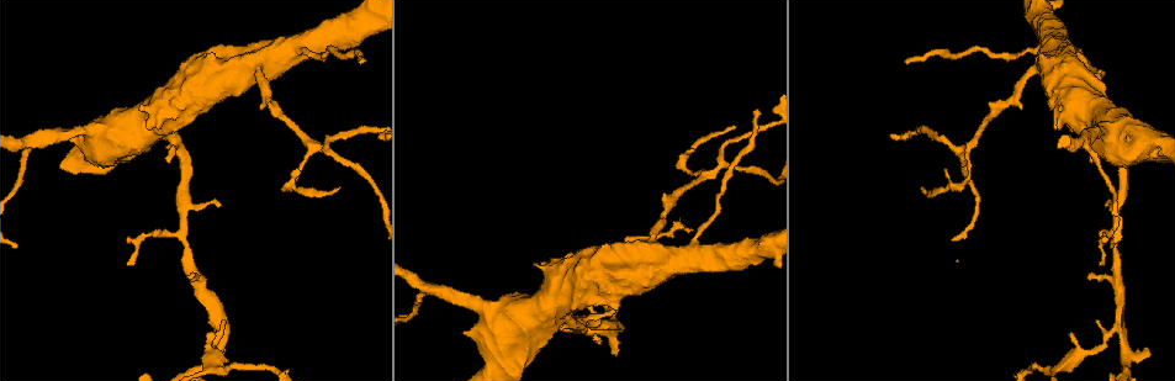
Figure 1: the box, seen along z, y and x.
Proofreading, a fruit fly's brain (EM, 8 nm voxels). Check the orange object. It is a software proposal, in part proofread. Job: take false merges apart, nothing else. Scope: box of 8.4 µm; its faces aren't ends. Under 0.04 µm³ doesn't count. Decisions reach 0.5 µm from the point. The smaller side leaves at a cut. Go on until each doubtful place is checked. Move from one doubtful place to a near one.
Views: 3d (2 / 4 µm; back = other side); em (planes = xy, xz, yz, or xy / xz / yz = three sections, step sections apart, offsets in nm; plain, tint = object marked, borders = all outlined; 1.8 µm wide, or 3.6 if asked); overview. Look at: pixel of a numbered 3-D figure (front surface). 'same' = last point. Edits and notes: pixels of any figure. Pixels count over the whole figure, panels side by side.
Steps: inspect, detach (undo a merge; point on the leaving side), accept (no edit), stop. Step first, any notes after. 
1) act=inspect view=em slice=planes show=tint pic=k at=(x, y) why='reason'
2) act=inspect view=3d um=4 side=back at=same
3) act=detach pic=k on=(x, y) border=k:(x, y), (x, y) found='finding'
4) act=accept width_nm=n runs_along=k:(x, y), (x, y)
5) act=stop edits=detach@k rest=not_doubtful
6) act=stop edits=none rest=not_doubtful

act=inspect view=em um=3.6 slice=xz step=4 show=tint pic=1 at=(652, 241) why='calibre changes'

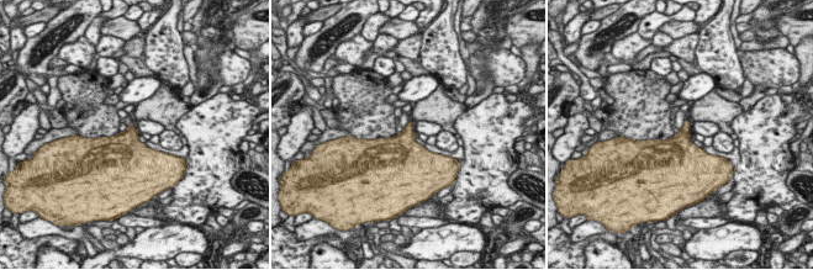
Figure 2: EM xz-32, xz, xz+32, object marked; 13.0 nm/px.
act=accept width_nm=260 found='all the same neuron'

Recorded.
act=inspect view=em um=3.6 slice=xz step=8 show=tint pic=1 at=(560, 316) why='thick turns thin'

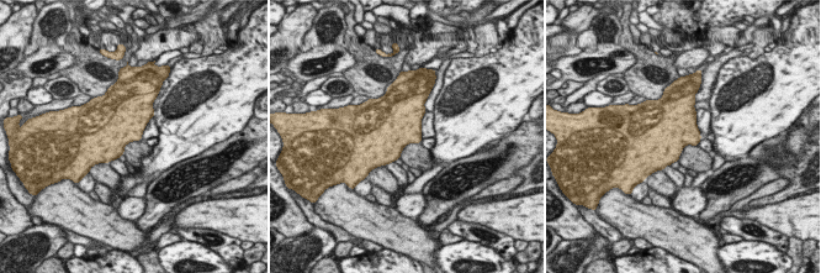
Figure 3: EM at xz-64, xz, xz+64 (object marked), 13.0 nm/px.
act=accept found='all the same neuron'

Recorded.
act=inspect view=em um=3.6 slice=planes show=borders pic=1 at=(960, 148) why='three arms meet'

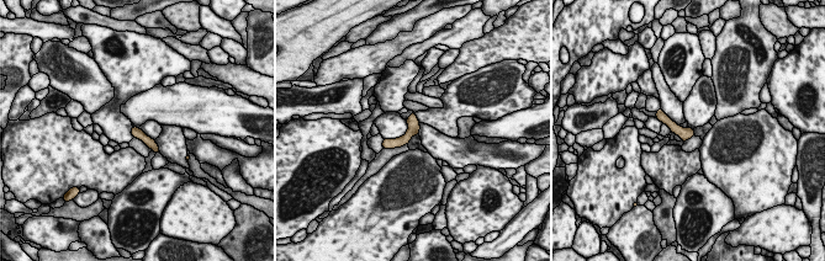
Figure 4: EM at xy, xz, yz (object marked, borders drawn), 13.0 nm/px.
act=accept width_nm=140 runs_along=4:(413, 118), (401, 142), (385, 144) found='continuous, no second neuron'

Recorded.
act=inspect view=em slice=planes show=tint pic=1 at=(218, 328) why='arms part here'

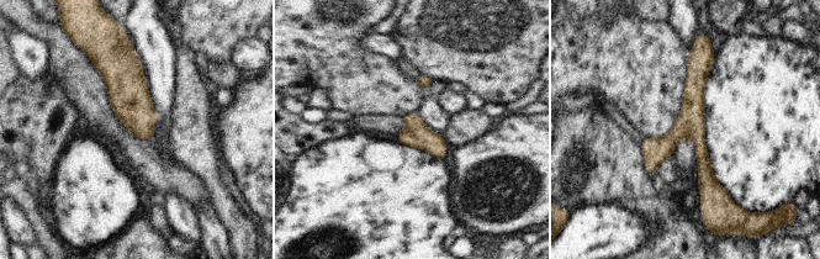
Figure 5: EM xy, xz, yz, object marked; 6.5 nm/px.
act=accept found='all the same neuron'

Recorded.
act=inspect view=em slice=yz step=4 show=tint pic=1 at=(213, 362) why='thick turns thin'

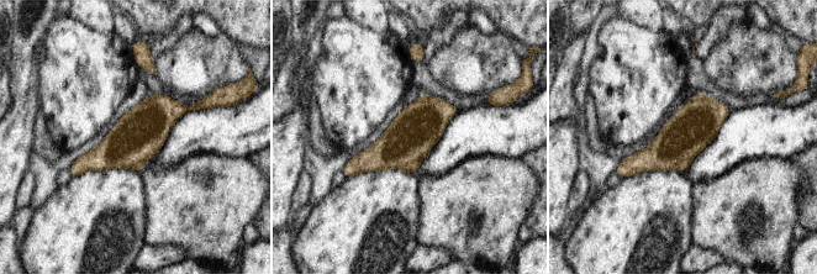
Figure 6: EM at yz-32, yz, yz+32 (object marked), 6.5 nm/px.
act=accept width_nm=300 runs_along=6:(199, 104), (161, 111), (74, 173) found='one neuron here'

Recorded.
act=inspect view=3d um=4 pic=1 at=(33, 145) why='three arms meet'

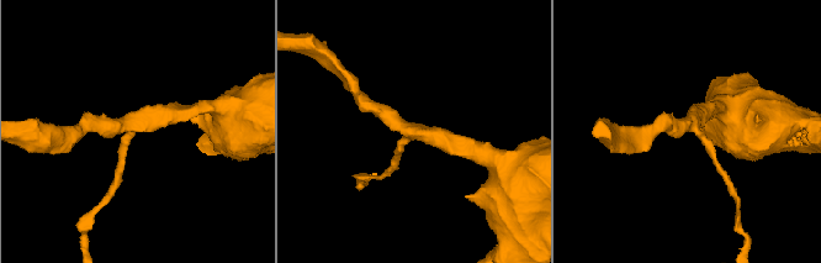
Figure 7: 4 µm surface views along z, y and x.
act=inspect view=em slice=planes show=plain pic=7 at=(693, 125) arms=3 why='now the EM'

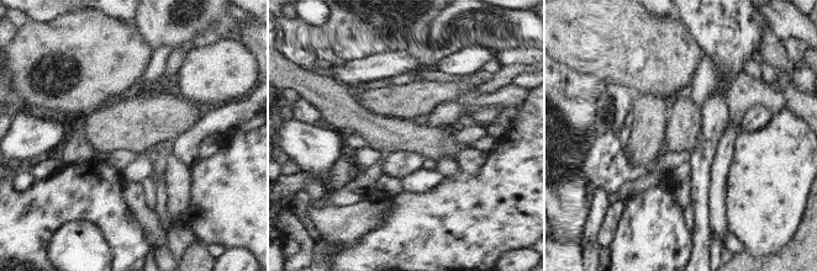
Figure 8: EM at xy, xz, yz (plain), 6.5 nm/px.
act=inspect view=em slice=planes show=tint at=same why='where the object lies'

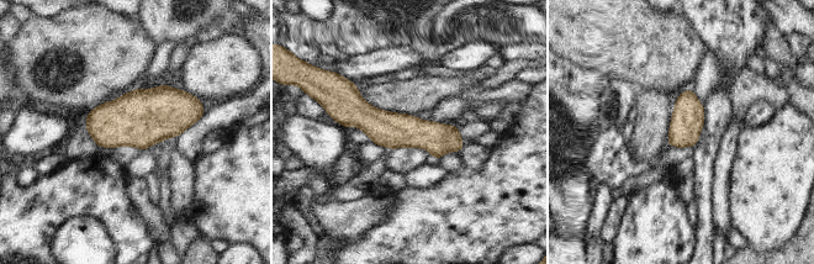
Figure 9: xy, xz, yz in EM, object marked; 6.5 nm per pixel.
act=accept runs_along=9:(338, 114), (460, 144) found='one neuron here'

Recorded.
act=stop edits=none rest=not_doubtful

